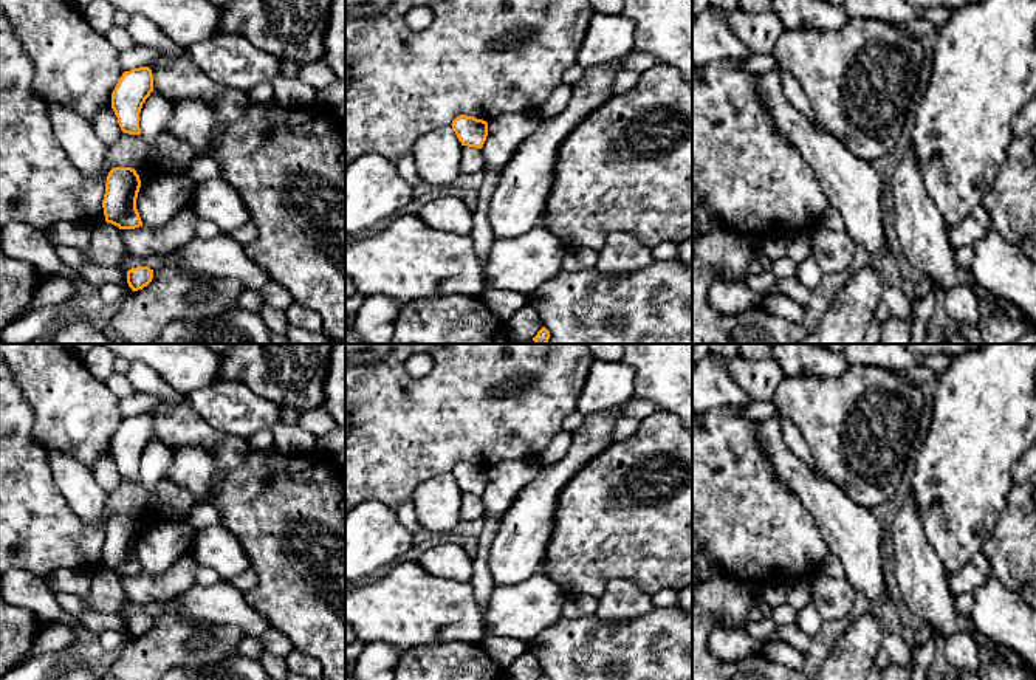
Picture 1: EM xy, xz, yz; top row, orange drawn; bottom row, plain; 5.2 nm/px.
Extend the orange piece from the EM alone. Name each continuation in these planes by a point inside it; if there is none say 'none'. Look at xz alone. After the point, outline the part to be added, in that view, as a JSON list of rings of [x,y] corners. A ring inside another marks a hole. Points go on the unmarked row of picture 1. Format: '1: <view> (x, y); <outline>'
none

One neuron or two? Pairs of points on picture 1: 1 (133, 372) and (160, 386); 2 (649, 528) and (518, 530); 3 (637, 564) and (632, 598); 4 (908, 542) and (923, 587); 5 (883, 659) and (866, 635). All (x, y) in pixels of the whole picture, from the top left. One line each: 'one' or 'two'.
1: one
2: two
3: two
4: one
5: two

